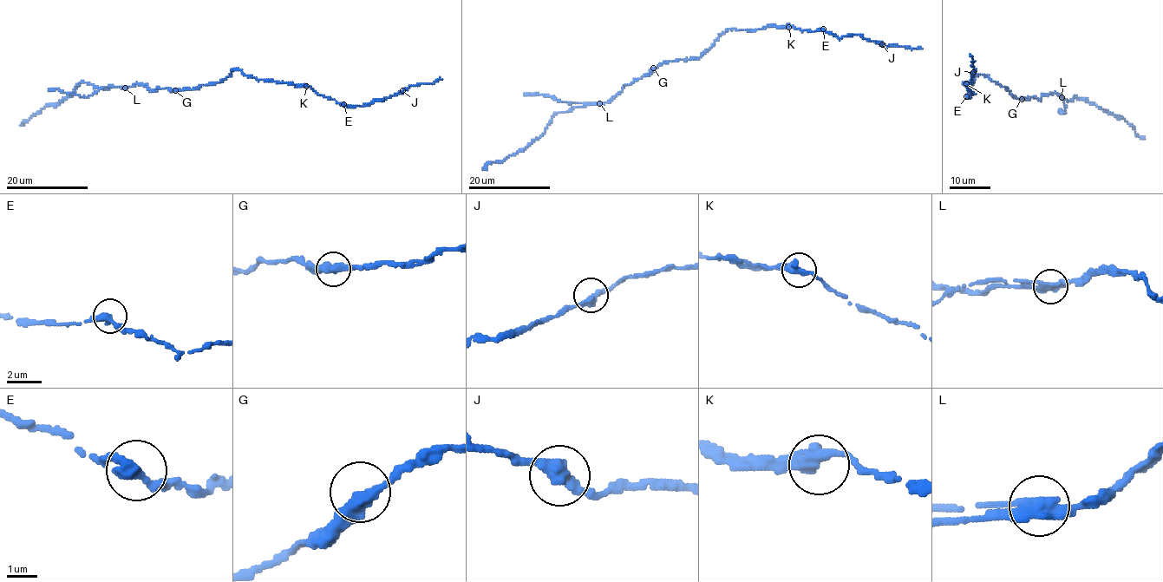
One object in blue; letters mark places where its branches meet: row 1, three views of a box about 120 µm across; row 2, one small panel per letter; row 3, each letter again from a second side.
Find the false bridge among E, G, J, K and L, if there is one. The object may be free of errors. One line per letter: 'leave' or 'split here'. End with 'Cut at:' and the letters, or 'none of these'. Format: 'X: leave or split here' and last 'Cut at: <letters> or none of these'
E: leave
G: leave
J: leave
K: leave
L: split here
Cut at: L

